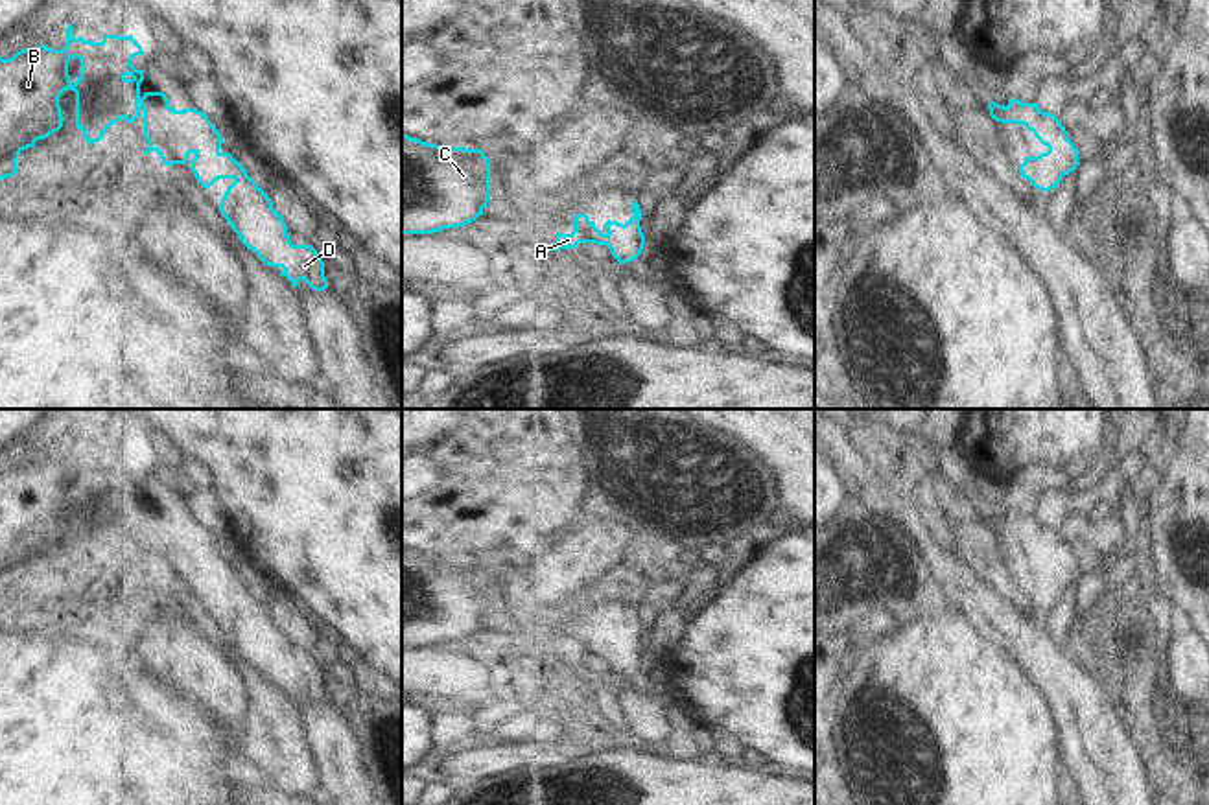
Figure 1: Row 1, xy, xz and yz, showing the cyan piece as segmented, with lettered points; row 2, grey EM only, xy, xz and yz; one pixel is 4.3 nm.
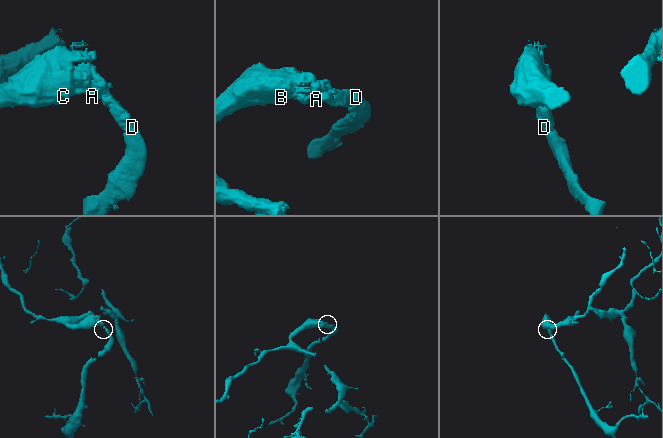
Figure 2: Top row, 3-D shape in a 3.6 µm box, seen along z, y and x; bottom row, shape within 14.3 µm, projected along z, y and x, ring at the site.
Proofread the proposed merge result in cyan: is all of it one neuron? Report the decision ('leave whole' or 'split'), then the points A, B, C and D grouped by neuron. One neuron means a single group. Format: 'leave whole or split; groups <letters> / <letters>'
leave whole; groups A B C D

